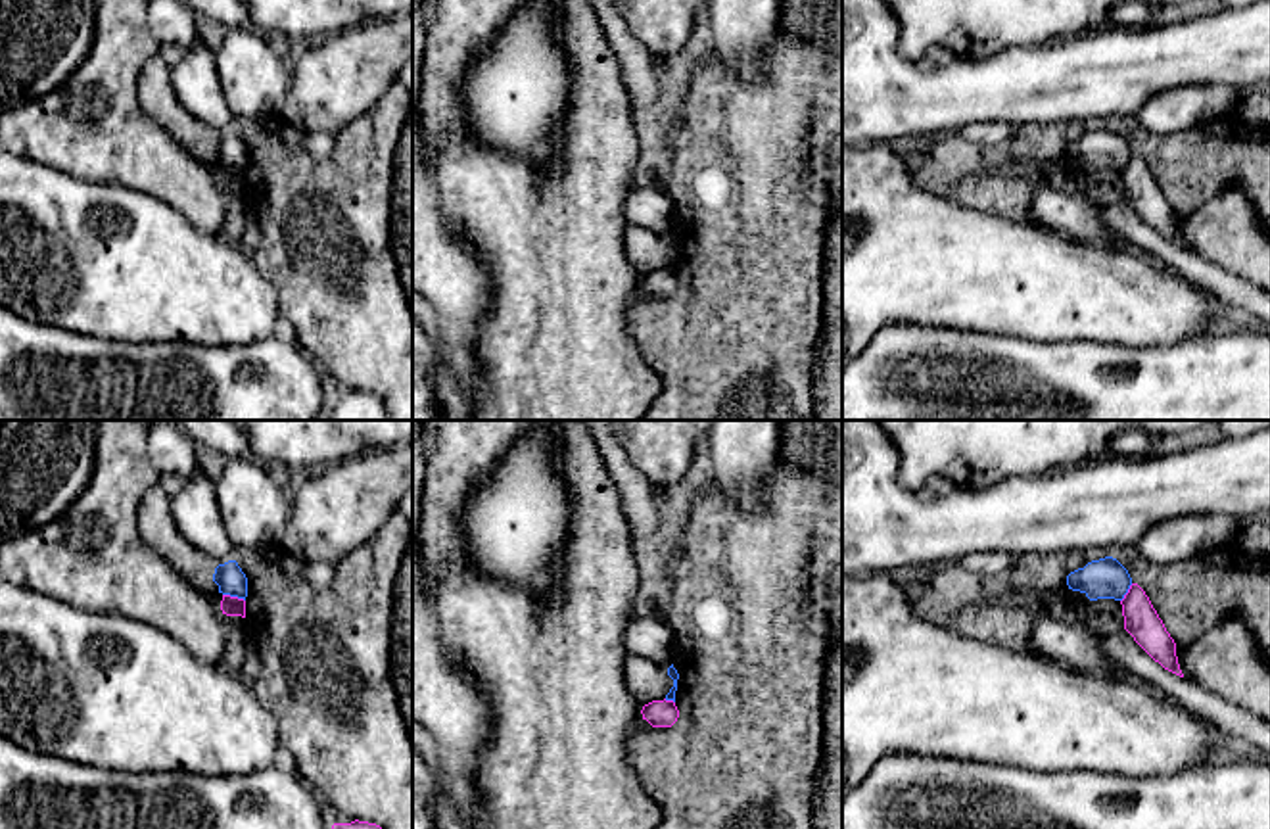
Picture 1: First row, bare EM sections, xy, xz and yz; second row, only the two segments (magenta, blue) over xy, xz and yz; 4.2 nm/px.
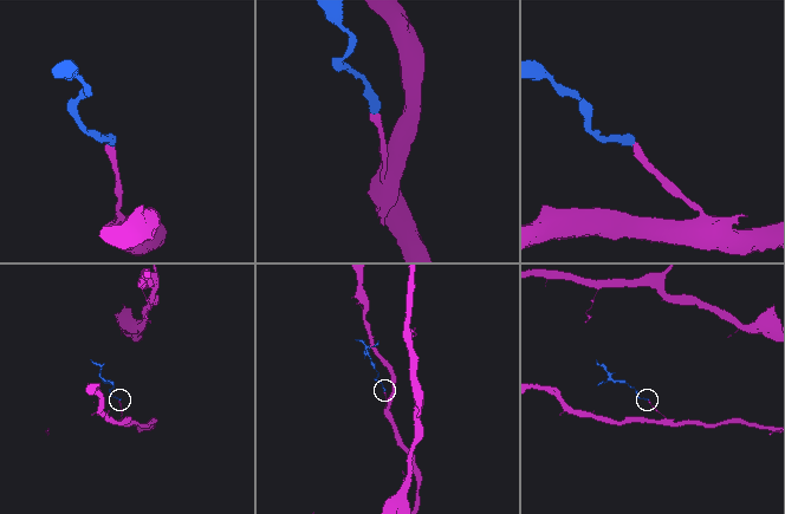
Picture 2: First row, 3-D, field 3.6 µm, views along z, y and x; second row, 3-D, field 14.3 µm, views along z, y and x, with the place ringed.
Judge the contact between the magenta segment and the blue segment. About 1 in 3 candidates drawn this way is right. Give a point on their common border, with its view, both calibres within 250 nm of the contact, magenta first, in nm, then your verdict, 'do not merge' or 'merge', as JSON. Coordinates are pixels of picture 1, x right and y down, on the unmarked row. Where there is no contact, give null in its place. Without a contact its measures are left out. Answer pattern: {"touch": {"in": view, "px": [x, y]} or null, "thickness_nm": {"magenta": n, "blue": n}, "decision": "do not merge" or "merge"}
{"touch": {"in": "xy", "px": [235, 167]}, "thickness_nm": {"magenta": 80, "blue": 120}, "decision": "do not merge"}

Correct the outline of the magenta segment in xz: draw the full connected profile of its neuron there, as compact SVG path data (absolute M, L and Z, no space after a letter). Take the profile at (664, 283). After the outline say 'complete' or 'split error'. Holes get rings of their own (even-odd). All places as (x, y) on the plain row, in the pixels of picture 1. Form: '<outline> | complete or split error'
M666 269L645 274L641 284L652 297L671 297L679 288L675 272Z | complete

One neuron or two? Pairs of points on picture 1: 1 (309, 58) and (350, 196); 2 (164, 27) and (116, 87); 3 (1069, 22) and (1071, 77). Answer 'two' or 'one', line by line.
1: two
2: two
3: two

